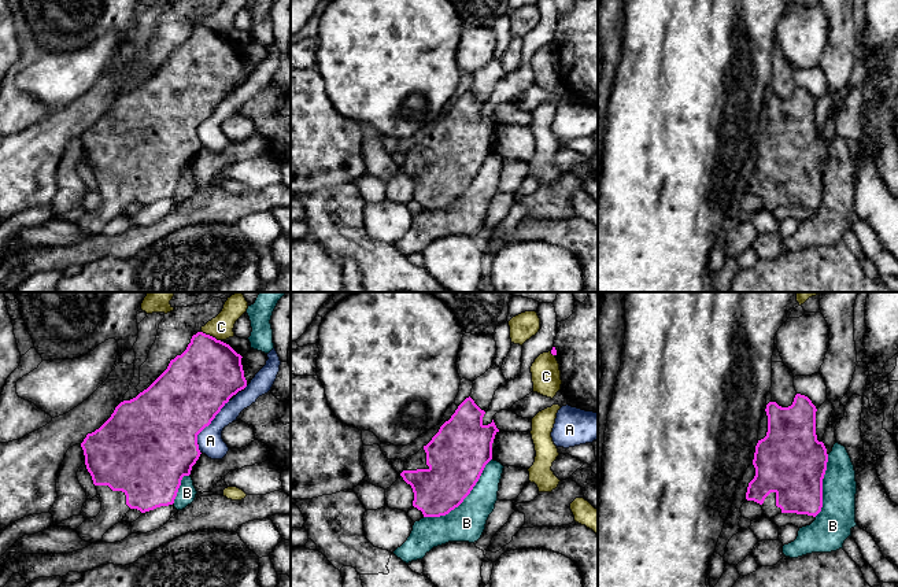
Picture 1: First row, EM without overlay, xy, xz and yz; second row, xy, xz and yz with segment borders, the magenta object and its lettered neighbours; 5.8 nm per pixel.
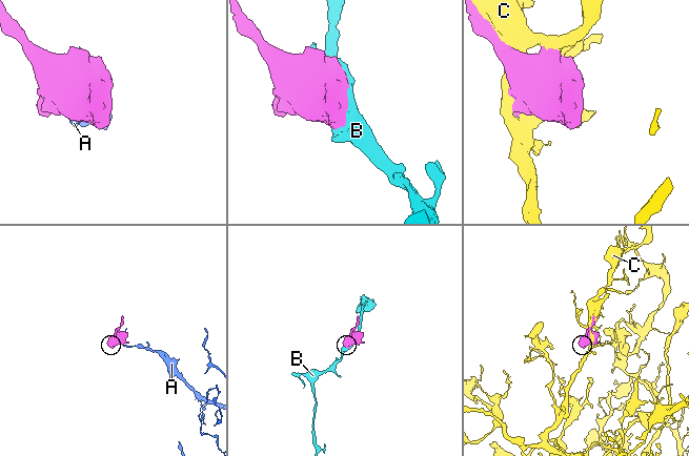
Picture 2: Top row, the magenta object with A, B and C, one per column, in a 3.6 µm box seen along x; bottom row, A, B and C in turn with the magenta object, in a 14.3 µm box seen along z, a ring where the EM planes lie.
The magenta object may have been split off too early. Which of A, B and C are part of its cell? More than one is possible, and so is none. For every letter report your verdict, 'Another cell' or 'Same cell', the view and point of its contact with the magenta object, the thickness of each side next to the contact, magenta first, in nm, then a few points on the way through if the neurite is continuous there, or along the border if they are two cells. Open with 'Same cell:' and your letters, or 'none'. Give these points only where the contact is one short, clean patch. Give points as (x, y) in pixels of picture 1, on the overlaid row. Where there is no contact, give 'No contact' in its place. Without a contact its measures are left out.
Same cell: none
A: Another cell. Touches magenta at xy (206, 425). Thickness 440 nm (magenta) against 150 nm
B: Another cell. Touches magenta at xz (464, 498). Thickness 340 nm (magenta) against 220 nm
C: Another cell. Touches magenta at xy (211, 336). Thickness 380 nm (magenta) against 140 nm

